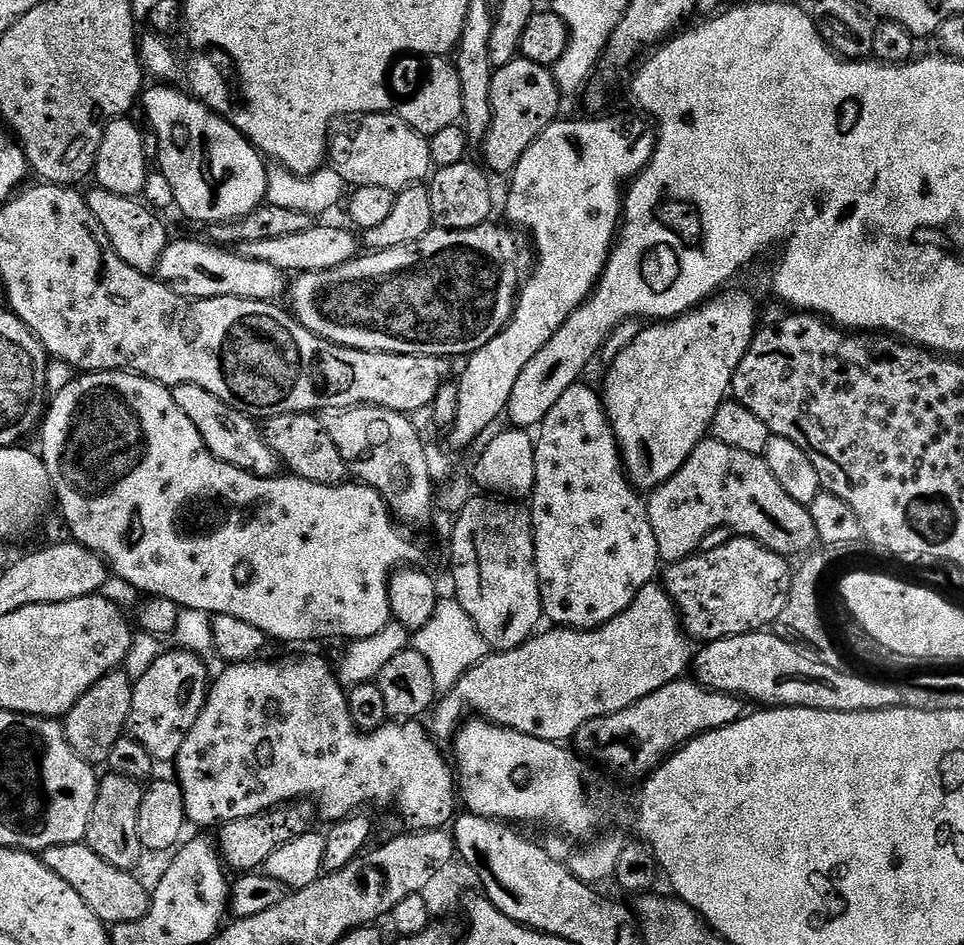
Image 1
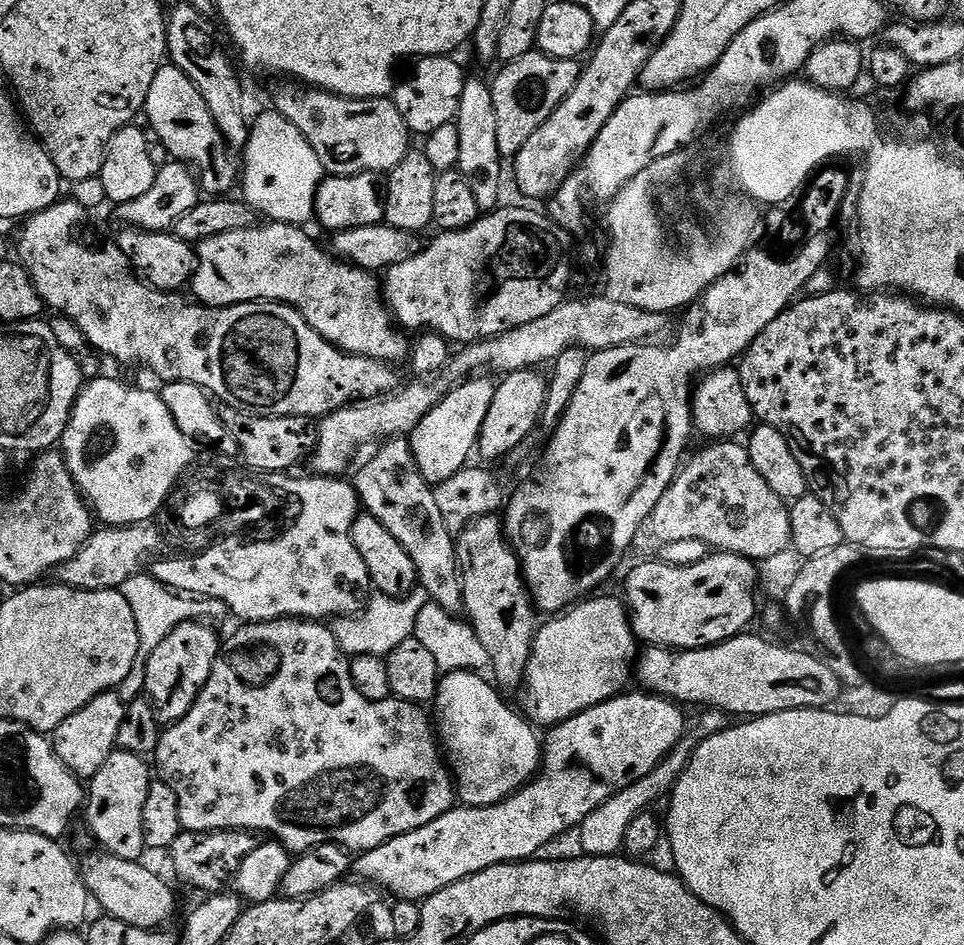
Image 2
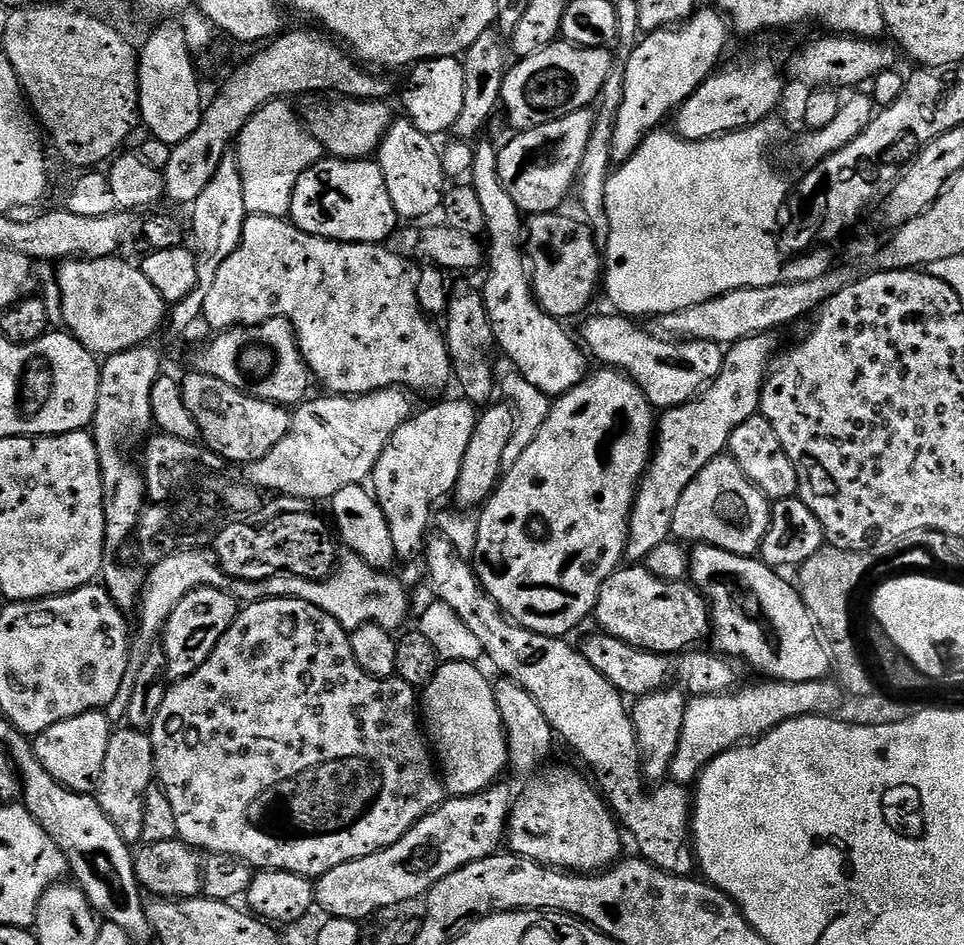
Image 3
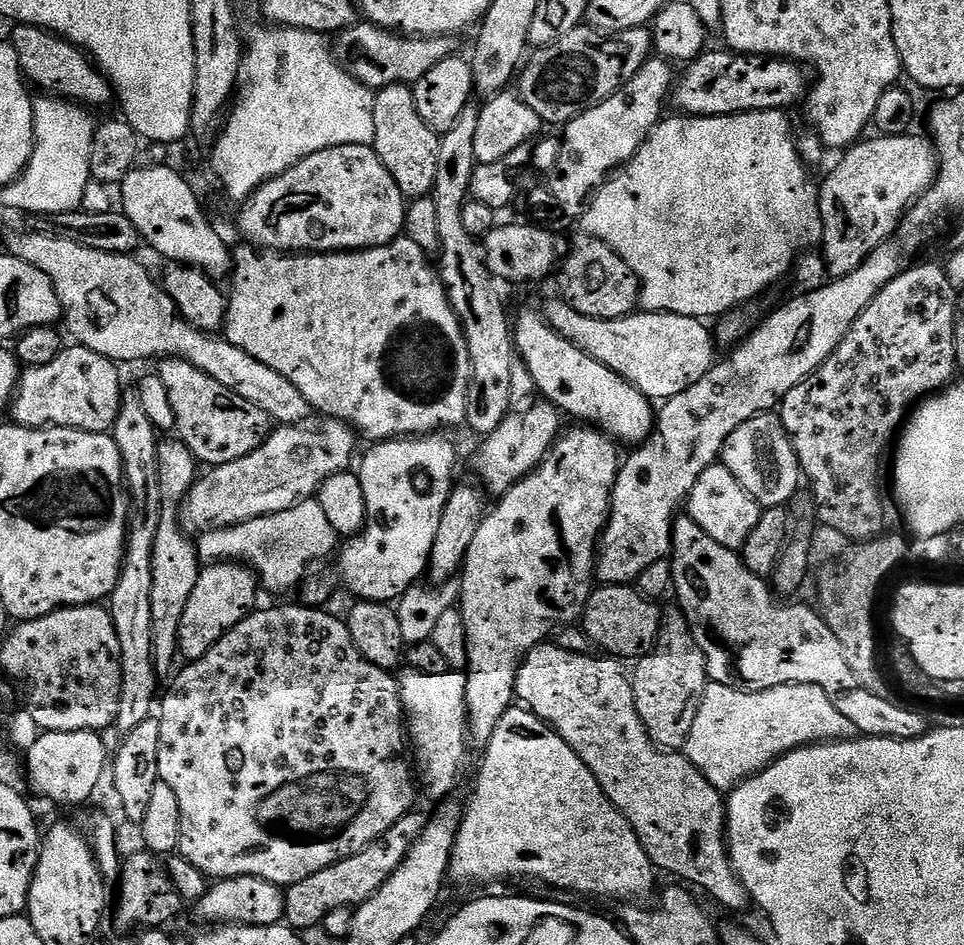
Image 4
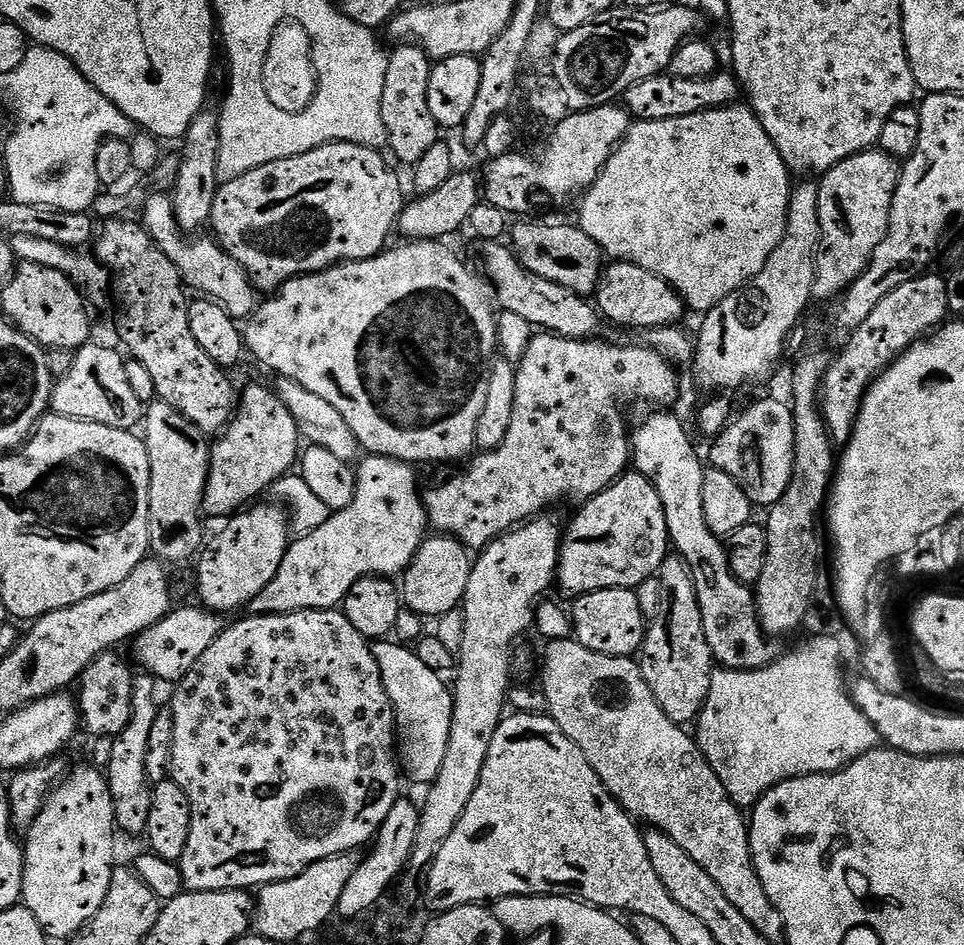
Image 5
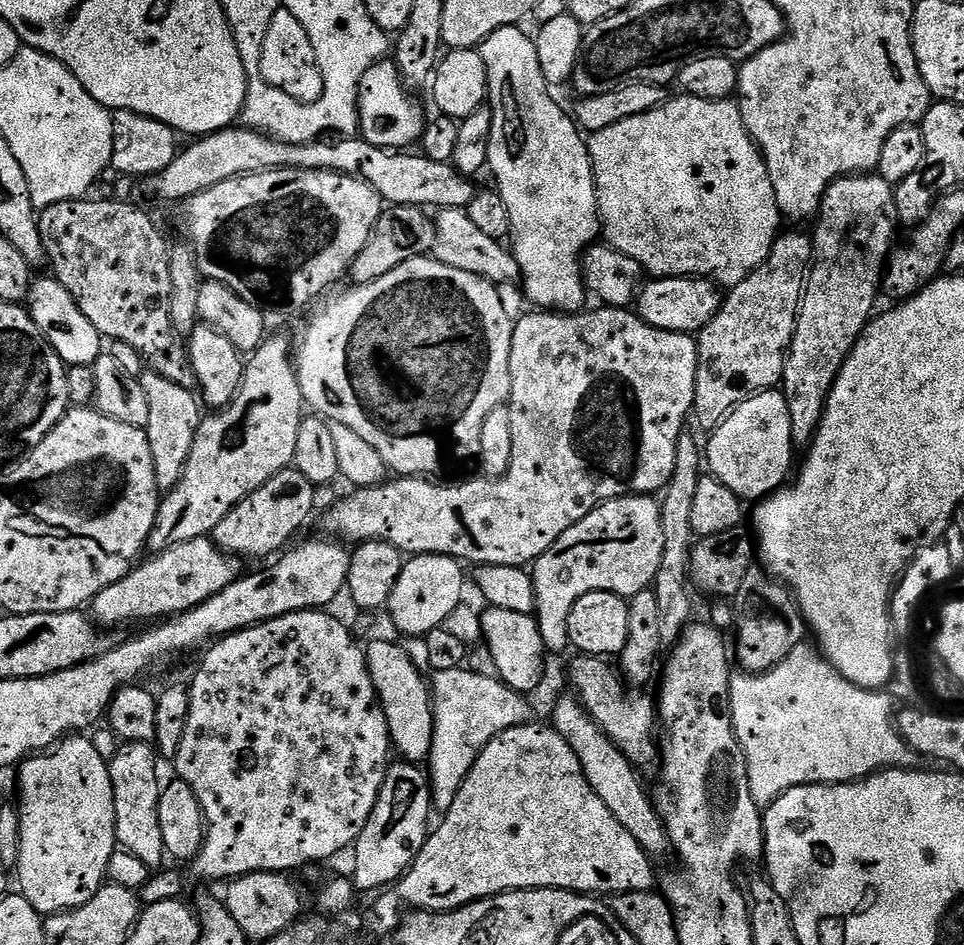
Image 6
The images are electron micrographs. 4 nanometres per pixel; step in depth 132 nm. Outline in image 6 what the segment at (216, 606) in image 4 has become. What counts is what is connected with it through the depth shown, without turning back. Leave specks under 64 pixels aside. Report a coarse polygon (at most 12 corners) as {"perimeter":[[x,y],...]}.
{"perimeter":[[295,466],[238,502],[210,538],[245,561],[275,557],[314,516]]}

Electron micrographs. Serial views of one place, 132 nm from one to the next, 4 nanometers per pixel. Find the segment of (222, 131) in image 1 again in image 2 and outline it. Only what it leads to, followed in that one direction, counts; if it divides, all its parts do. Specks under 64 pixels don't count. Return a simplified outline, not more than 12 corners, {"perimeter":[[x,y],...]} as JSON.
{"perimeter":[[158,70],[147,127],[173,161],[212,172],[212,192],[238,184],[238,160],[202,94]]}

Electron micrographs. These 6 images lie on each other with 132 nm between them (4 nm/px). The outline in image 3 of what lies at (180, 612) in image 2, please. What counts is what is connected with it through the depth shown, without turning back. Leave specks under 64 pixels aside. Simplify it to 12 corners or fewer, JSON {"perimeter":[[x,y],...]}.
{"perimeter":[[203,547],[167,553],[147,569],[117,697],[104,709],[127,721],[138,670],[174,606],[199,588],[224,588]]}

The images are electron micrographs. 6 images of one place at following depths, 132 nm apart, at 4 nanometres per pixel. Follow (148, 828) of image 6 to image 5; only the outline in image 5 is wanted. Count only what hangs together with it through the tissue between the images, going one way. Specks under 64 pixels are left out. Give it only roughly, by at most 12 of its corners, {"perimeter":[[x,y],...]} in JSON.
{"perimeter":[[155,676],[132,681],[132,717],[106,767],[116,827],[143,837],[154,787],[146,746]]}

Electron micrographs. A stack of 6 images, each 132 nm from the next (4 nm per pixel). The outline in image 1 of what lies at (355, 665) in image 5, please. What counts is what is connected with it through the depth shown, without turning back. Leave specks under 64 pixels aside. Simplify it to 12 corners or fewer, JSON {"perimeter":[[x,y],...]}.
{"perimeter":[[316,656],[229,663],[174,779],[215,829],[316,800],[444,828],[419,719],[361,732]]}

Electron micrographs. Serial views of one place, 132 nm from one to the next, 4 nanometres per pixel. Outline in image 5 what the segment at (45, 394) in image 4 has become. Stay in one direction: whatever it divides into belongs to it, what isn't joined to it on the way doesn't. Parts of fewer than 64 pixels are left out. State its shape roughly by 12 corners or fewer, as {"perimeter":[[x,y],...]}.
{"perimeter":[[104,344],[75,349],[51,411],[135,429],[146,406],[126,360]]}

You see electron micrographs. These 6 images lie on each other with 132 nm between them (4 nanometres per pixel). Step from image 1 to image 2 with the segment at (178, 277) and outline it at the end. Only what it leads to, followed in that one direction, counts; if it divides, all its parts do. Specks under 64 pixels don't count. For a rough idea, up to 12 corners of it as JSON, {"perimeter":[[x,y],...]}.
{"perimeter":[[294,224],[195,245],[205,308],[297,308],[351,356],[410,340],[372,272]]}

